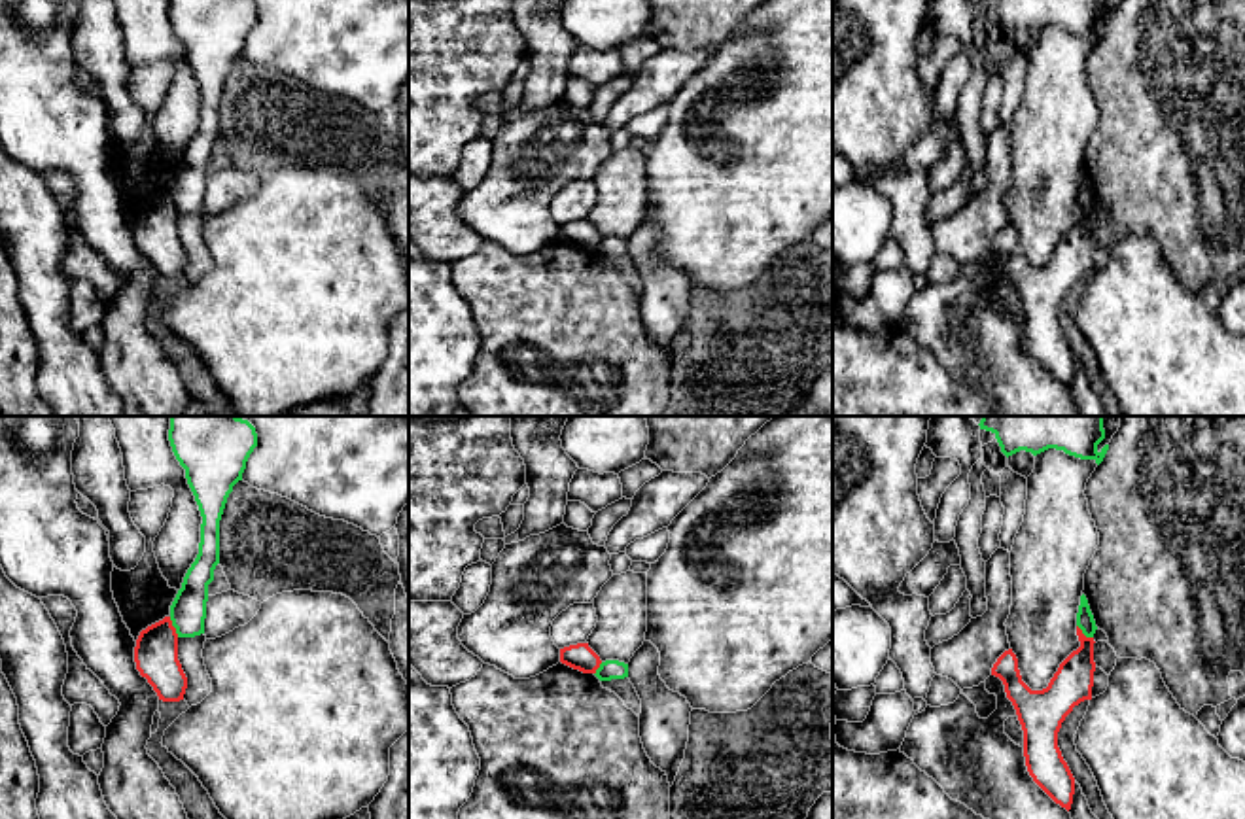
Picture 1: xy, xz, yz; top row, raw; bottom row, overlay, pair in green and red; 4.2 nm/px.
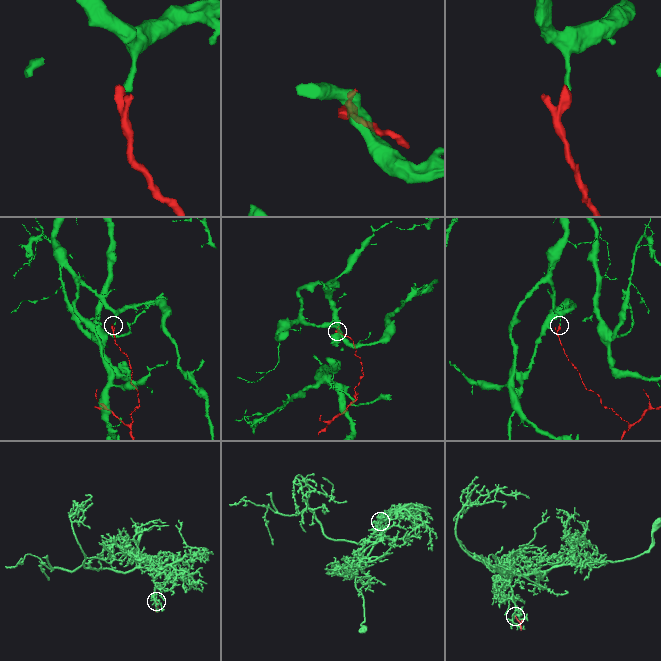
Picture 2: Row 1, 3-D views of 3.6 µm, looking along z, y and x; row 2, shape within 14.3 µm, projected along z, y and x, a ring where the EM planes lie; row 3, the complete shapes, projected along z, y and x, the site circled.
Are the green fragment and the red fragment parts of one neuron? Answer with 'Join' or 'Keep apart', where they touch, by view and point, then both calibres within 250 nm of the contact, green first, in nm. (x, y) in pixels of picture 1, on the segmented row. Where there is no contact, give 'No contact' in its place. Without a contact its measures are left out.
Keep apart. Touches green at xy (173, 625). Thickness 160 nm (green) against 190 nm

